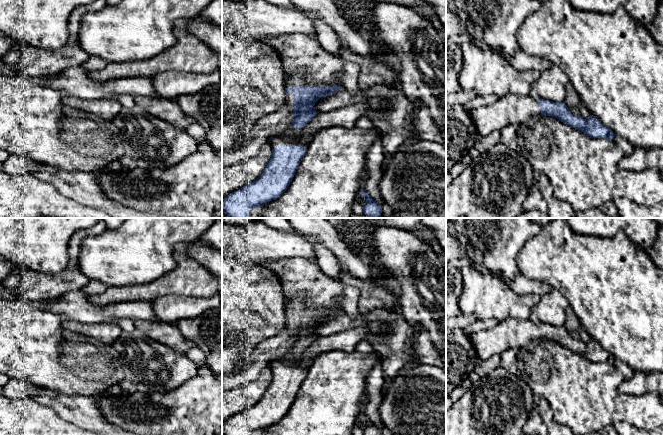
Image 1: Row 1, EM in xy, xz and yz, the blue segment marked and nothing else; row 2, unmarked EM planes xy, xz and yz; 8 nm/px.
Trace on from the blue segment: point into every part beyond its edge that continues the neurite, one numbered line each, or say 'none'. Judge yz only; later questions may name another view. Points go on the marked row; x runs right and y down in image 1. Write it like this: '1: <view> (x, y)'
1: yz (511, 109)

